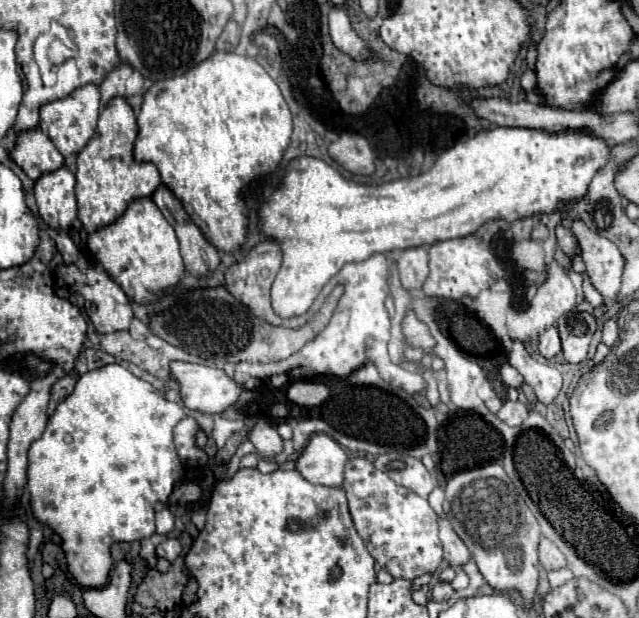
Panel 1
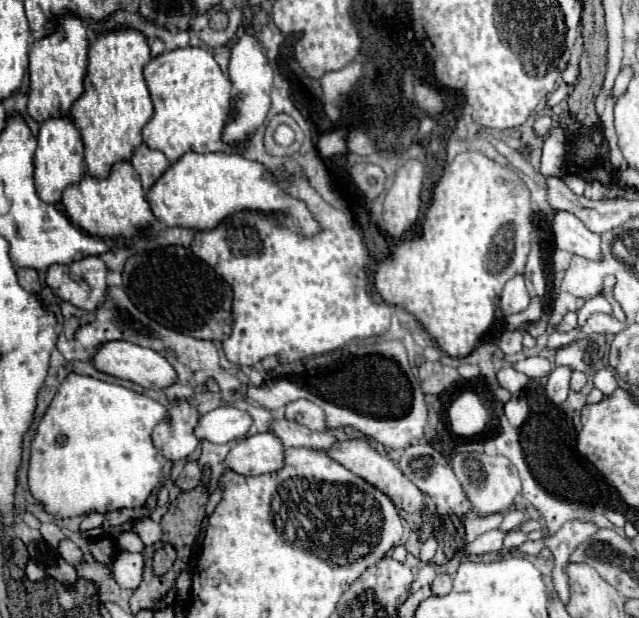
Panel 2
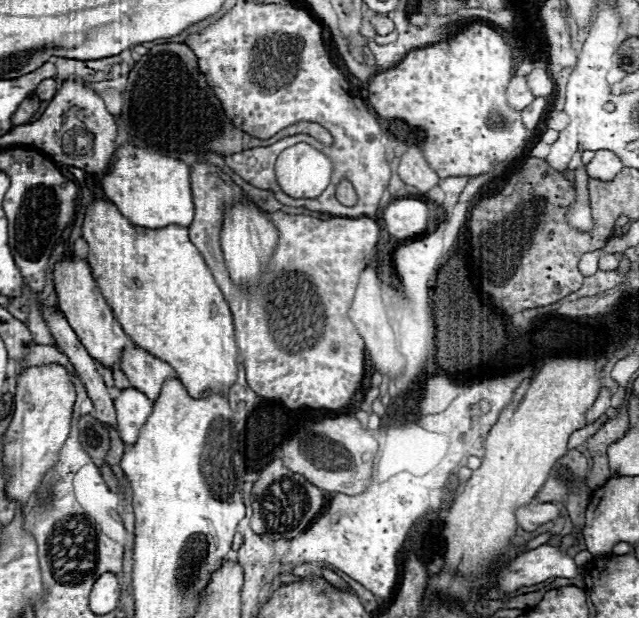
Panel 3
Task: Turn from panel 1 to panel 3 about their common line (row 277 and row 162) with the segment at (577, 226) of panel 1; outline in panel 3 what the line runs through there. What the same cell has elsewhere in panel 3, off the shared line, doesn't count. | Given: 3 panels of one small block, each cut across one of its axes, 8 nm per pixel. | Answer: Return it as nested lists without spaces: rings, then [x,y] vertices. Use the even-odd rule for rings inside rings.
[[[598,150],[596,156],[586,164],[588,176],[594,176],[598,180],[612,180],[622,170],[620,158],[610,150]]]

